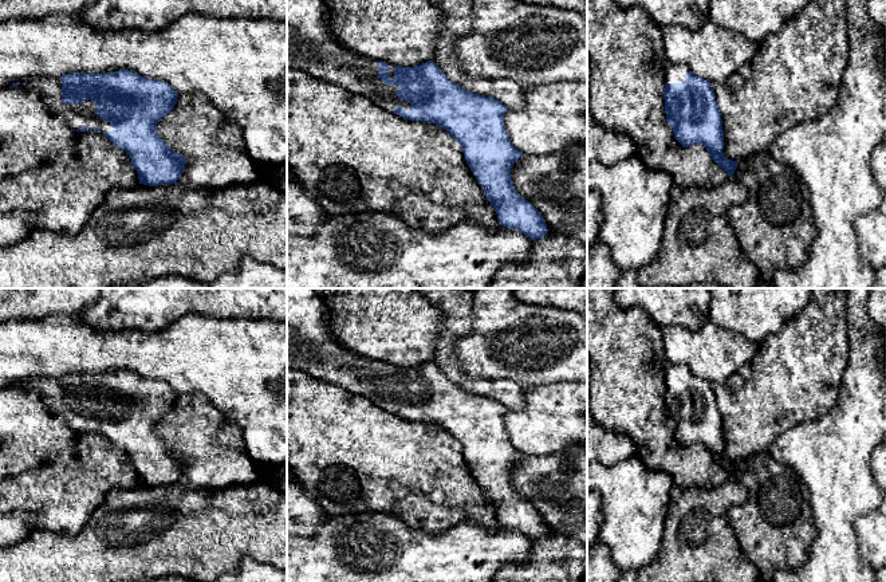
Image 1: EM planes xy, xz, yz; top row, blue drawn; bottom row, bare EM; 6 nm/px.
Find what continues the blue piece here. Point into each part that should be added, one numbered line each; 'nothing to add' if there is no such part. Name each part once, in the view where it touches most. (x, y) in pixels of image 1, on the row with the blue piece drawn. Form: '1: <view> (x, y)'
1: xy (48, 90)

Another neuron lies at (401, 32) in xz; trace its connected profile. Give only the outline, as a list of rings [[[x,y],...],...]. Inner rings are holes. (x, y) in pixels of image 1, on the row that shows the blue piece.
[[[429,0],[323,1],[334,38],[351,52],[402,67],[416,67],[433,60],[442,15]]]

